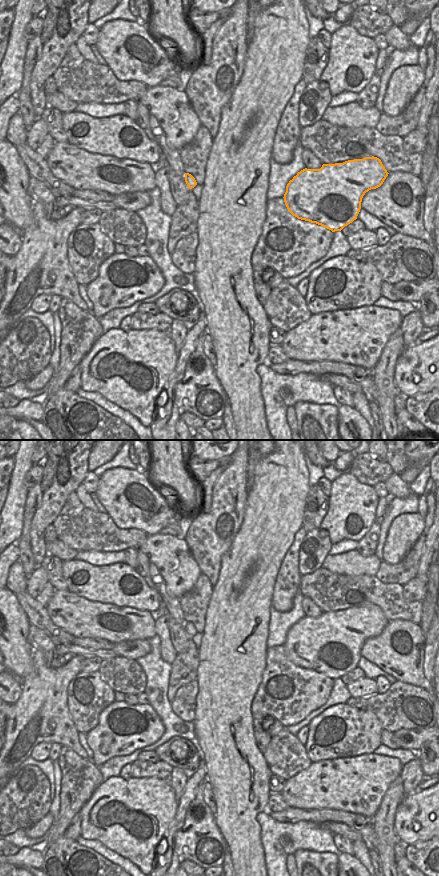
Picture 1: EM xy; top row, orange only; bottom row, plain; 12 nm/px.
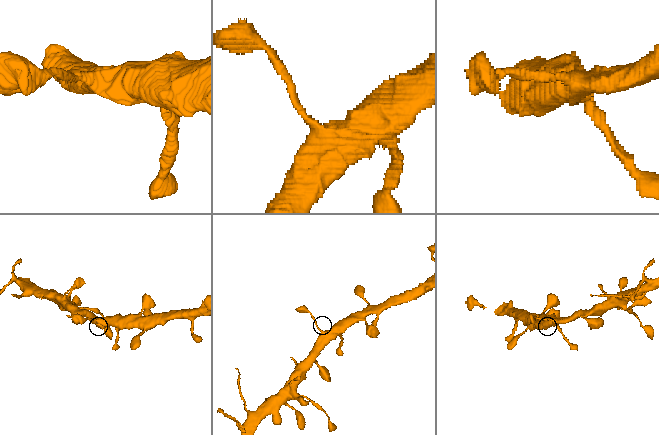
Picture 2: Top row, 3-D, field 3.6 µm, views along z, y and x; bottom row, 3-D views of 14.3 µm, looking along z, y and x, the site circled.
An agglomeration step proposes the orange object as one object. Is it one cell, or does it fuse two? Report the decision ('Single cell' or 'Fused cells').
Single cell.

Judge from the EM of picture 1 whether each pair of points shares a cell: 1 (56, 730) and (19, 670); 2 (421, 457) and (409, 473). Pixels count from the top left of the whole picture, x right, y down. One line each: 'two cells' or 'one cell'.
1: two cells
2: one cell

